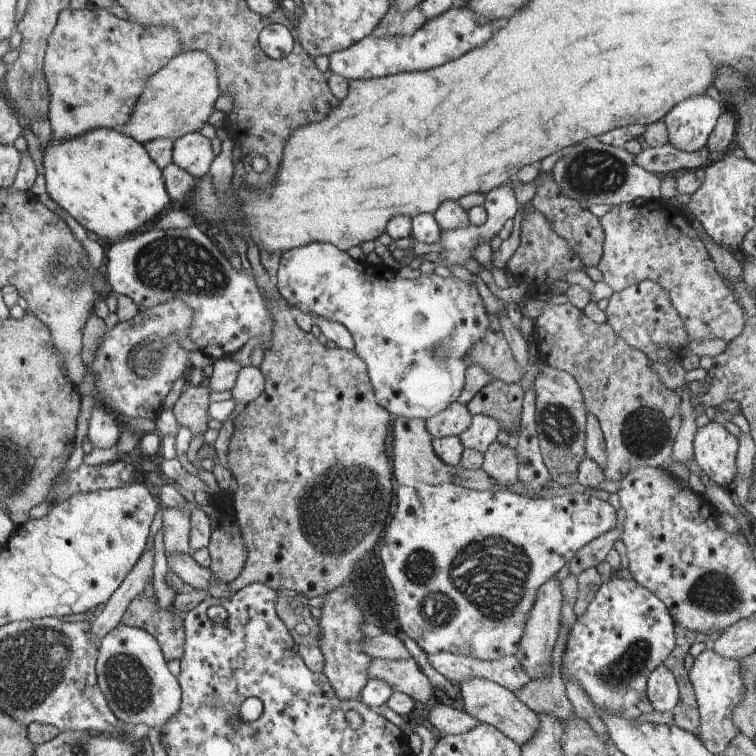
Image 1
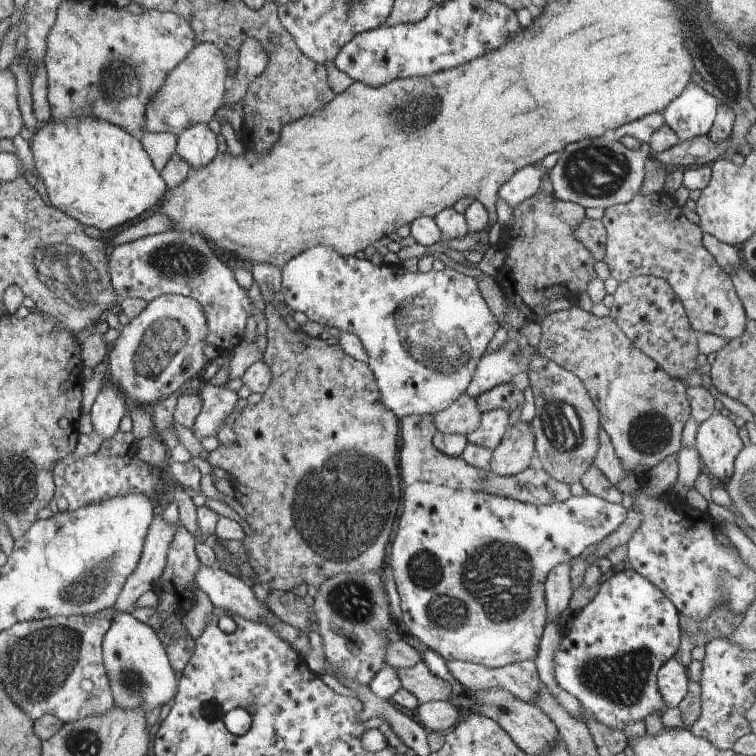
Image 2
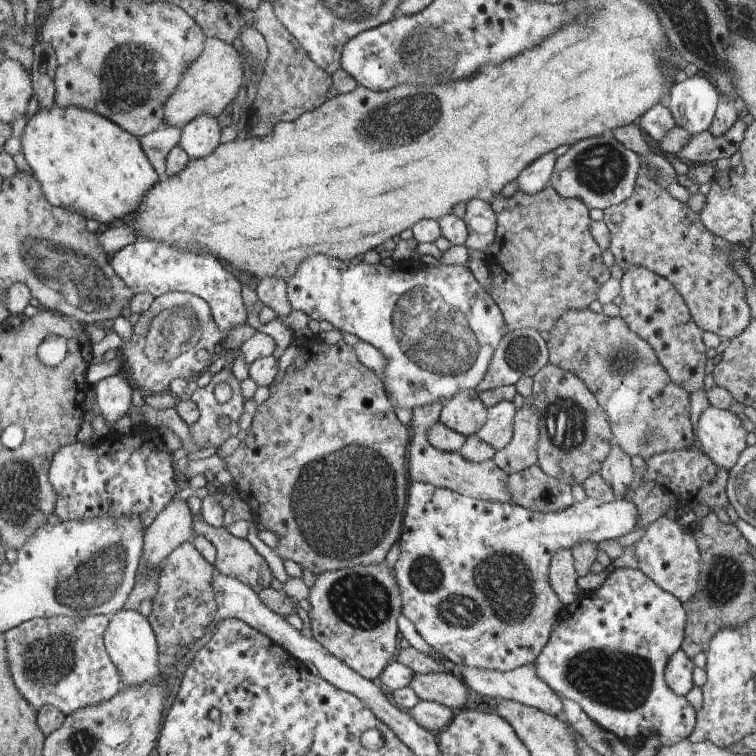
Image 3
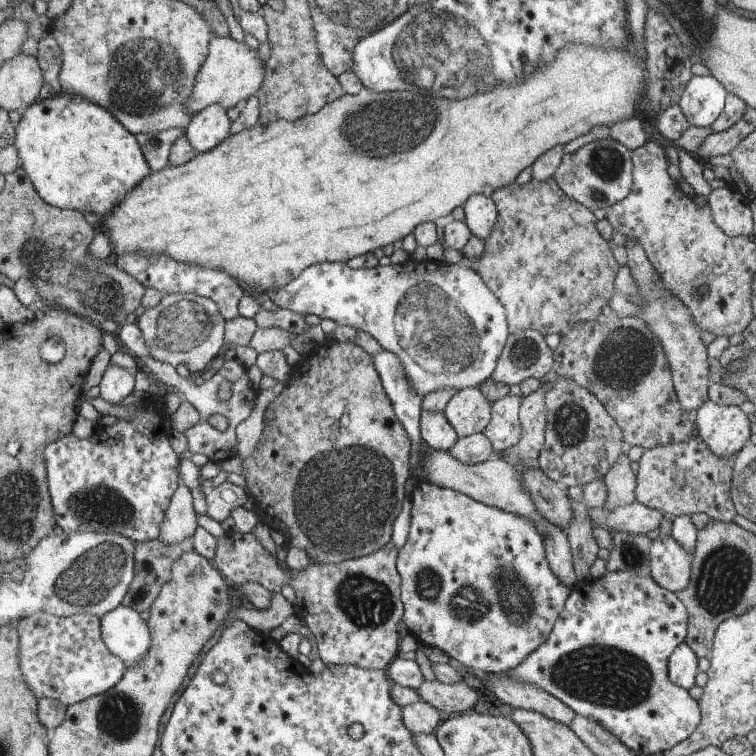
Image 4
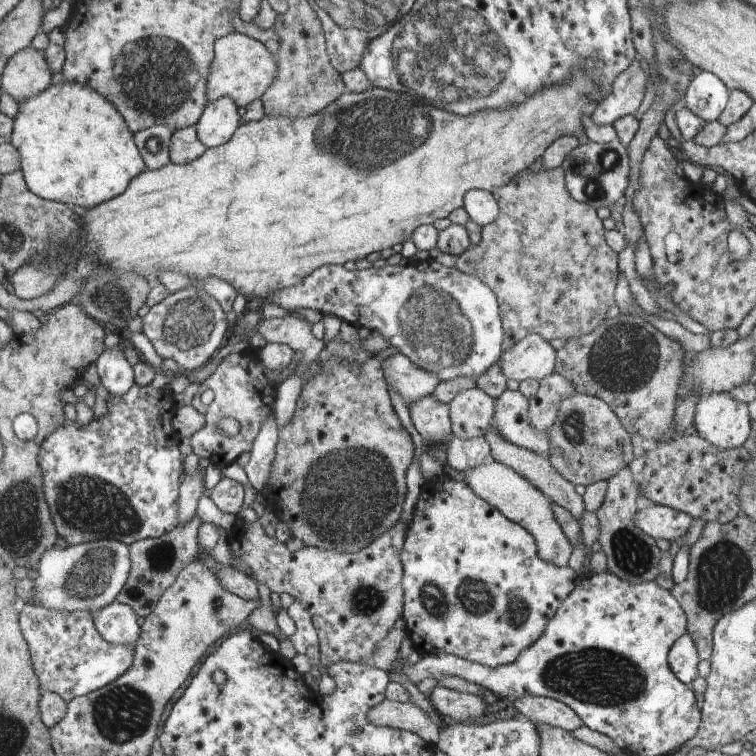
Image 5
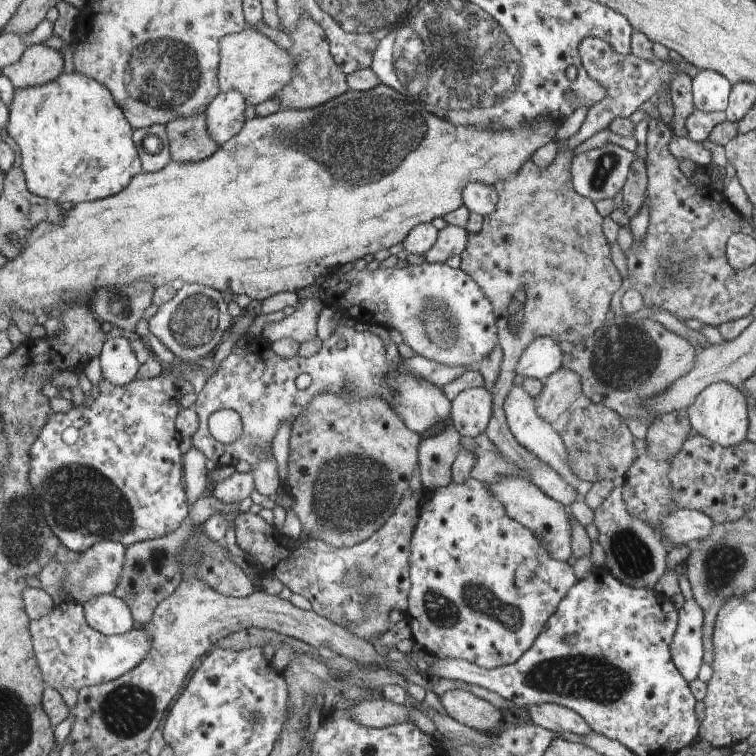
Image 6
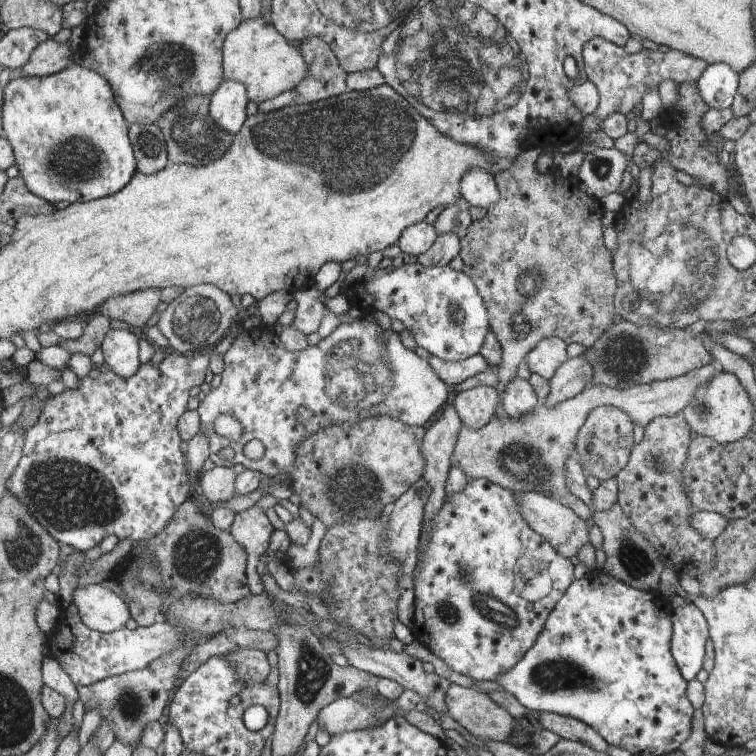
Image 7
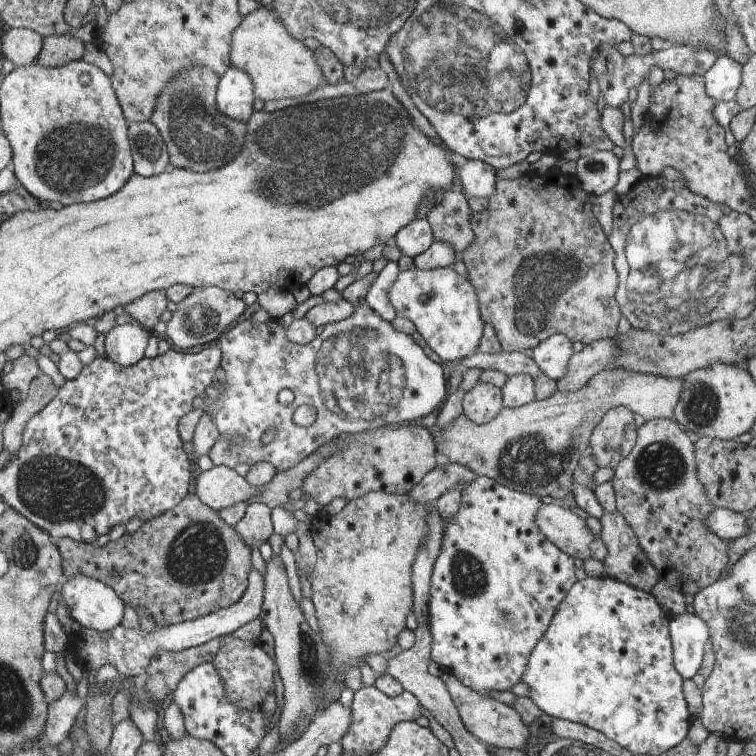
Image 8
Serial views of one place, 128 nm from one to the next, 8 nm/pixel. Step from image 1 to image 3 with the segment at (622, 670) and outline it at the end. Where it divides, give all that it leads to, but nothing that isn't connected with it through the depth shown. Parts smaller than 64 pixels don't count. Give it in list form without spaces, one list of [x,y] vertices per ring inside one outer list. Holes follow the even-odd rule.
[[[621,567],[620,569],[614,570],[614,572],[608,576],[601,588],[592,592],[582,593],[577,603],[566,609],[564,612],[565,617],[562,618],[560,625],[557,625],[554,634],[552,634],[552,638],[550,638],[550,642],[544,646],[543,653],[534,663],[535,672],[539,674],[539,678],[542,681],[551,686],[551,689],[554,690],[556,694],[559,693],[559,697],[568,698],[576,702],[601,728],[612,732],[616,737],[620,738],[620,740],[632,745],[631,743],[634,742],[638,736],[649,738],[652,733],[656,733],[662,745],[677,744],[680,740],[691,736],[695,728],[695,723],[697,722],[696,710],[690,705],[686,697],[675,694],[674,690],[668,686],[664,674],[671,657],[682,648],[685,638],[684,629],[687,623],[686,614],[682,602],[672,596],[671,593],[660,588],[646,573],[641,572],[639,569]]]

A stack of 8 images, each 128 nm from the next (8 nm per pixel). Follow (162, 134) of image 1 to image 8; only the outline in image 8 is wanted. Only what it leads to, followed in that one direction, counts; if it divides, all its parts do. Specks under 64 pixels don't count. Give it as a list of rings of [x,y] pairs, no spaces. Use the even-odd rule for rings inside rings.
[[[262,5],[243,18],[243,23],[232,36],[230,62],[231,67],[242,69],[255,82],[255,96],[264,103],[270,100],[300,99],[318,85],[326,84],[326,77],[314,52],[284,30],[278,18],[274,20],[274,12]]]

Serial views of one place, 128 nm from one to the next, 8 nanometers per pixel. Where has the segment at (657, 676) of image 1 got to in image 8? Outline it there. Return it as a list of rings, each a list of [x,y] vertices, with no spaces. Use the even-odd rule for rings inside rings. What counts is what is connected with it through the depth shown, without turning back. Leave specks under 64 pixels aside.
[[[685,611],[674,616],[671,638],[675,668],[683,679],[692,679],[702,666],[704,646],[710,639],[706,624],[696,614]]]

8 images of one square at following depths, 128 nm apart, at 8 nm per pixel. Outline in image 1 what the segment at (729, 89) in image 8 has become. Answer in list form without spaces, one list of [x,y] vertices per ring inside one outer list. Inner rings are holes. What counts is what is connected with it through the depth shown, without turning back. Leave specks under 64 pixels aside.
[[[707,94],[679,103],[662,121],[667,129],[668,144],[683,152],[702,151],[724,110]]]

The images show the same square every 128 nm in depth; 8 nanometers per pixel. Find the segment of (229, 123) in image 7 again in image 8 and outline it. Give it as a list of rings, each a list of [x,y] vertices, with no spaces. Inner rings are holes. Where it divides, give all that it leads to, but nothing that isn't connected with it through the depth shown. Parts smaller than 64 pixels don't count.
[[[230,66],[219,80],[217,106],[219,112],[231,120],[244,124],[251,120],[254,96],[252,80],[242,69]]]

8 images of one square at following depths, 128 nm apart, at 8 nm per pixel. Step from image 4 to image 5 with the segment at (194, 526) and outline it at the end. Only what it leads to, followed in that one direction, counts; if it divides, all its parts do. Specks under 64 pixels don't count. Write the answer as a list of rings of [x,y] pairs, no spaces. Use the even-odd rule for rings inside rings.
[[[194,453],[186,458],[187,475],[184,476],[182,489],[179,491],[179,524],[192,520],[192,516],[196,515],[198,500],[207,494],[204,481],[202,481],[199,460],[199,456]]]

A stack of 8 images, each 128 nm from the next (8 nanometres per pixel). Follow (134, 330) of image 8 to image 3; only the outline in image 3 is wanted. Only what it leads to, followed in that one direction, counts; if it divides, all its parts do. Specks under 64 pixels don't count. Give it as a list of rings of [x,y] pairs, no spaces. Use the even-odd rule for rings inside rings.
[[[114,374],[101,379],[94,386],[94,392],[100,416],[110,428],[117,420],[127,416],[132,403],[133,386],[124,374]]]

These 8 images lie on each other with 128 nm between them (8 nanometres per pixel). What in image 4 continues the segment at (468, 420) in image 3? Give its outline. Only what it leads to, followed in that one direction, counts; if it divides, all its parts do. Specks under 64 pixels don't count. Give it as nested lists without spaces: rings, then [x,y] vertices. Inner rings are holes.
[[[468,387],[456,392],[443,412],[459,438],[464,438],[483,433],[490,426],[492,406],[481,389]]]

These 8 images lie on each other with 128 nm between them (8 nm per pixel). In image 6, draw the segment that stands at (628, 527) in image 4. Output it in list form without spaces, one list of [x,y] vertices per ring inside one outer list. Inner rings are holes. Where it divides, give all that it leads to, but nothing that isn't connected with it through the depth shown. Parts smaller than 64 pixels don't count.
[[[677,508],[663,523],[662,534],[677,545],[702,540],[714,528],[714,520],[697,509]]]

